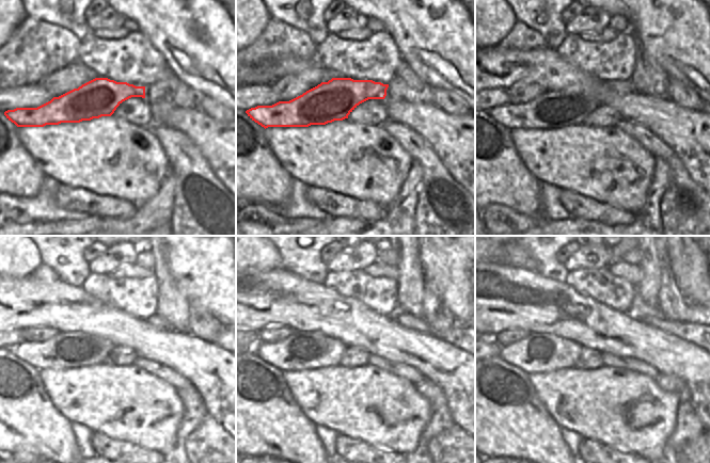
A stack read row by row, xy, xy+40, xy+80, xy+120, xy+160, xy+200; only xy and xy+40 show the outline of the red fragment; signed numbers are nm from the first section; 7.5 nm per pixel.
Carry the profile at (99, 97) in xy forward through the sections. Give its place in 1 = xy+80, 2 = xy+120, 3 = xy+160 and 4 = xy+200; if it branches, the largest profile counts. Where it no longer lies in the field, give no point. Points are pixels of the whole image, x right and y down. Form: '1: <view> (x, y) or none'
1: xy+80 (554, 109)
2: xy+120 (65, 350)
3: xy+160 (302, 350)
4: xy+200 (537, 353)

